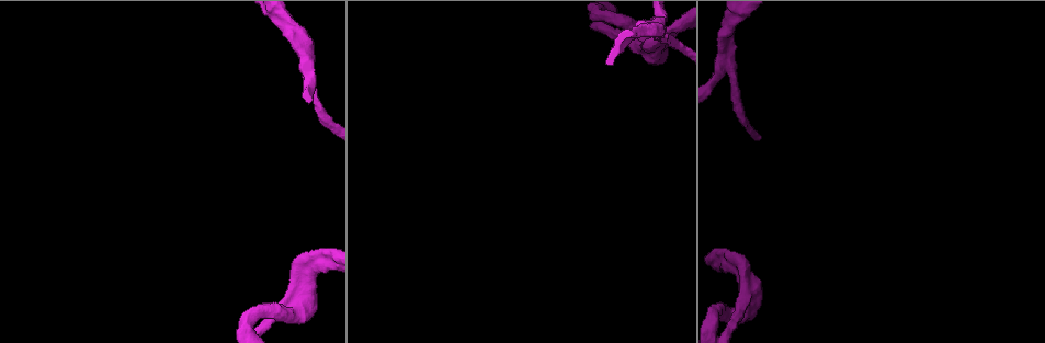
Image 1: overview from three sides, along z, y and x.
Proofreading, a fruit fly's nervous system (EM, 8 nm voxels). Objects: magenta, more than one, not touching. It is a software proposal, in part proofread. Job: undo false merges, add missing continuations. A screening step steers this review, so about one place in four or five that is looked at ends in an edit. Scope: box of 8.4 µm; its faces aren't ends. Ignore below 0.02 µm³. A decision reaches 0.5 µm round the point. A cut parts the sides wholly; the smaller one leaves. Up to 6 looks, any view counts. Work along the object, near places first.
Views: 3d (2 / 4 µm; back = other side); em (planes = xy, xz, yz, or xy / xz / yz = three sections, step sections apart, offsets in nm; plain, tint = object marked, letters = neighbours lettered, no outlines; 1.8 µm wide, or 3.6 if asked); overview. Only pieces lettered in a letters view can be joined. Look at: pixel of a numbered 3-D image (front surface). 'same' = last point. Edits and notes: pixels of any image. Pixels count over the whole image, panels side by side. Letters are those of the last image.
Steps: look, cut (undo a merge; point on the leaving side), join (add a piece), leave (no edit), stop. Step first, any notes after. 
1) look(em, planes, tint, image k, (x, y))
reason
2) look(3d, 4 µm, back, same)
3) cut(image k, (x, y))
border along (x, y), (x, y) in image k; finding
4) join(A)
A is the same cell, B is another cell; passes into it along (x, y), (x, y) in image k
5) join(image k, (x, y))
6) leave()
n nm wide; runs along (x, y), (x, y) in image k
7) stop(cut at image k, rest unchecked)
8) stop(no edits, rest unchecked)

look(em, planes, letters, image 1, (662, 22))
three arms meet

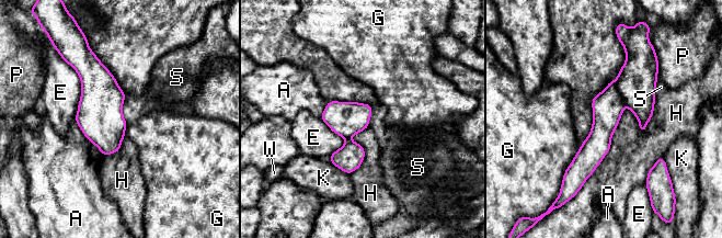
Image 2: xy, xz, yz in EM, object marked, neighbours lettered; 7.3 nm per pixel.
leave()
240 nm wide; A, E, G, H, K, P, S and W are other cells; runs along (631, 57), (583, 179) in image 2; all the same neuron

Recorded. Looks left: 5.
look(em, planes, letters, image 1, (305, 253))
branch stops here

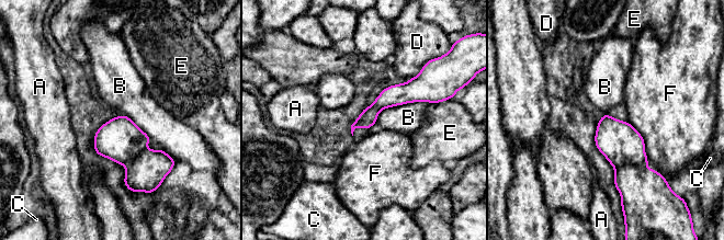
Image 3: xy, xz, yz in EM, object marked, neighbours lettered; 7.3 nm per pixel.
leave()
A, B, C, D, E and F are other cells; none of them fits

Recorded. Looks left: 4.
look(3d, 4 µm, image 1, (732, 321))
sudden change in width

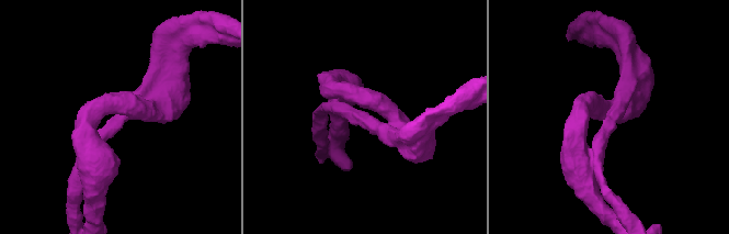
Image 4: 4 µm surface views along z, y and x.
look(em, 3.6 µm, xz, step 4, tint, image 4, (367, 119))

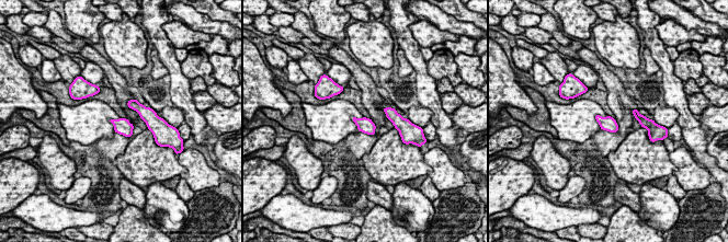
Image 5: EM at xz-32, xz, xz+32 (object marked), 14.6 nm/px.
look(em, 3.6 µm, planes, letters, same)
another direction

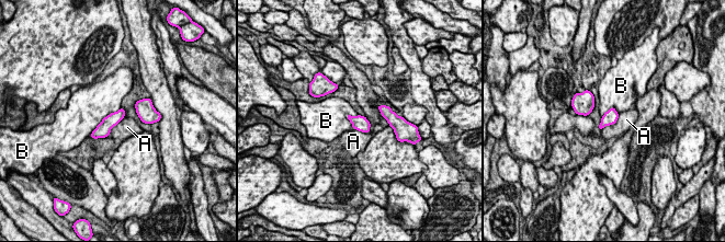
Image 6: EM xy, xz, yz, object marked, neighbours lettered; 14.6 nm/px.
leave()
B touches over 600 nm; A and B are other cells; border along (120, 107), (108, 114), (89, 135) in image 6; continuous, no second neuron

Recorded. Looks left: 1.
stop(no edits, rest unchecked)

